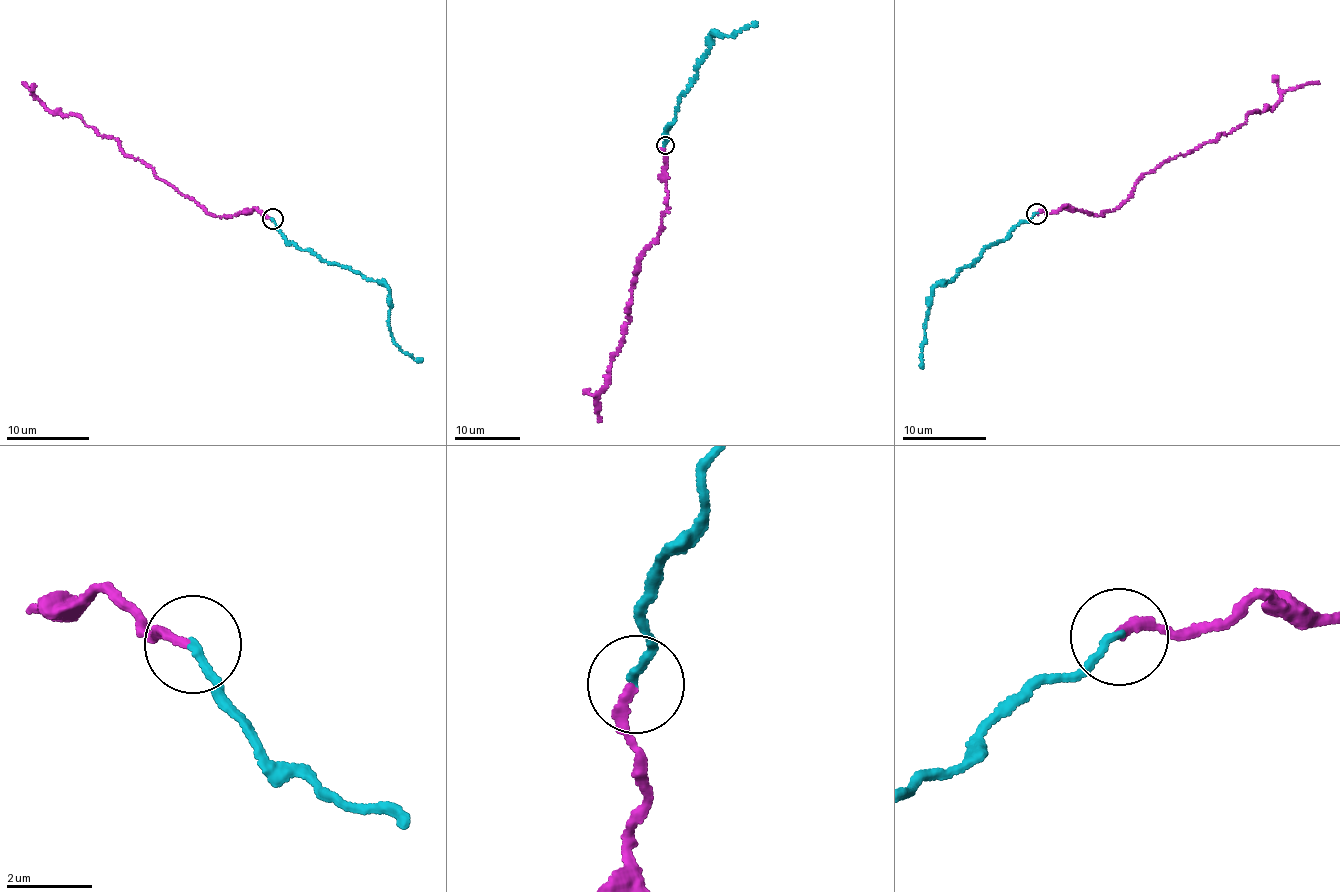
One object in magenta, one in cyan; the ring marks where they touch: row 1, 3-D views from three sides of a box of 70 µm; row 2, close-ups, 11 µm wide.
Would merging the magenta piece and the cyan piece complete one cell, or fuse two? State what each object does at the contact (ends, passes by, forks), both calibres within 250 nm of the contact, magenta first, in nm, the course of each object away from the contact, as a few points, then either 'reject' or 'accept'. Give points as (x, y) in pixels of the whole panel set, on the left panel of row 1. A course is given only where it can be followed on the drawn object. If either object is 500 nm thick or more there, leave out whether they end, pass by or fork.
magenta ends there; cyan ends there; 220 nm thick on the magenta side, 180 nm on the other; magenta runs (272, 218), (253, 208), (205, 213), (115, 140), (51, 112), (23, 83); cyan runs (272, 218), (285, 236), (300, 248), (327, 262), (385, 285), (393, 344), (422, 360); accept

